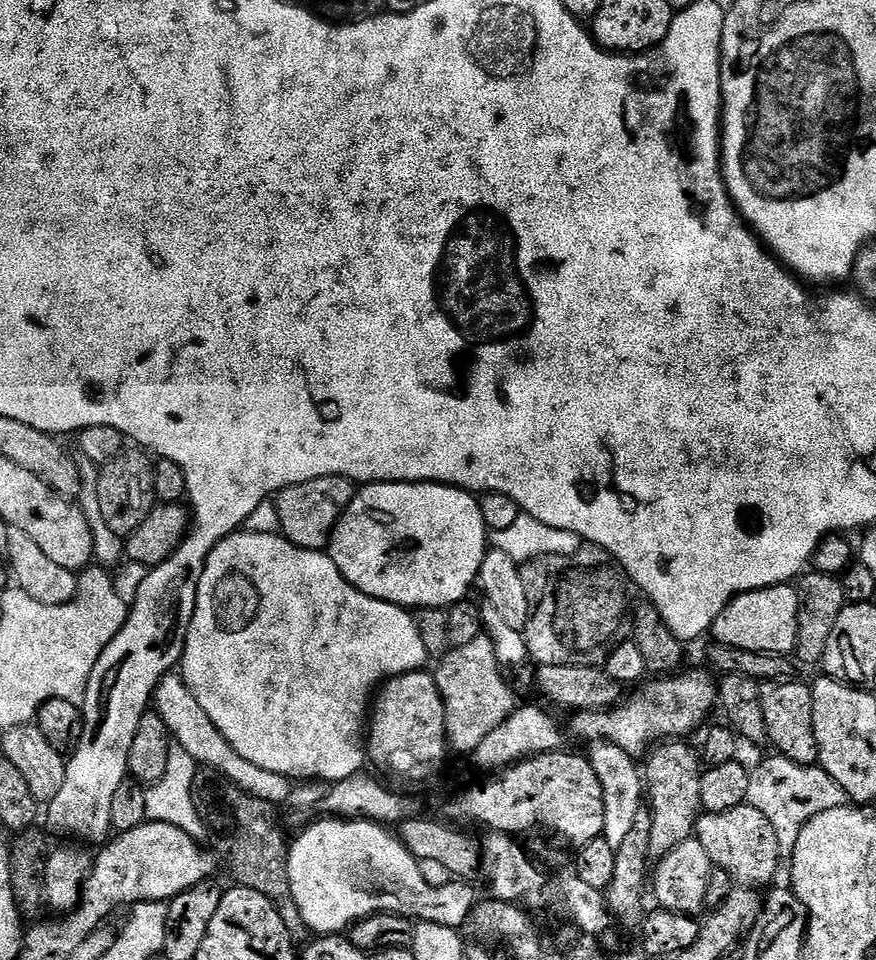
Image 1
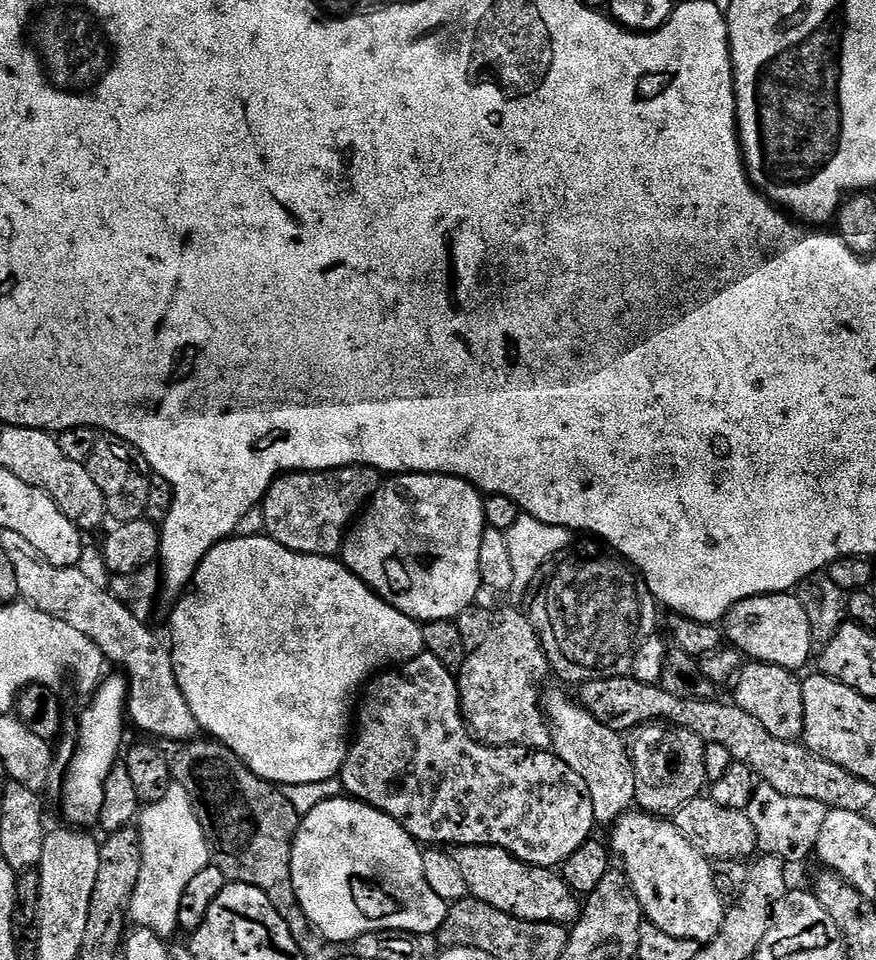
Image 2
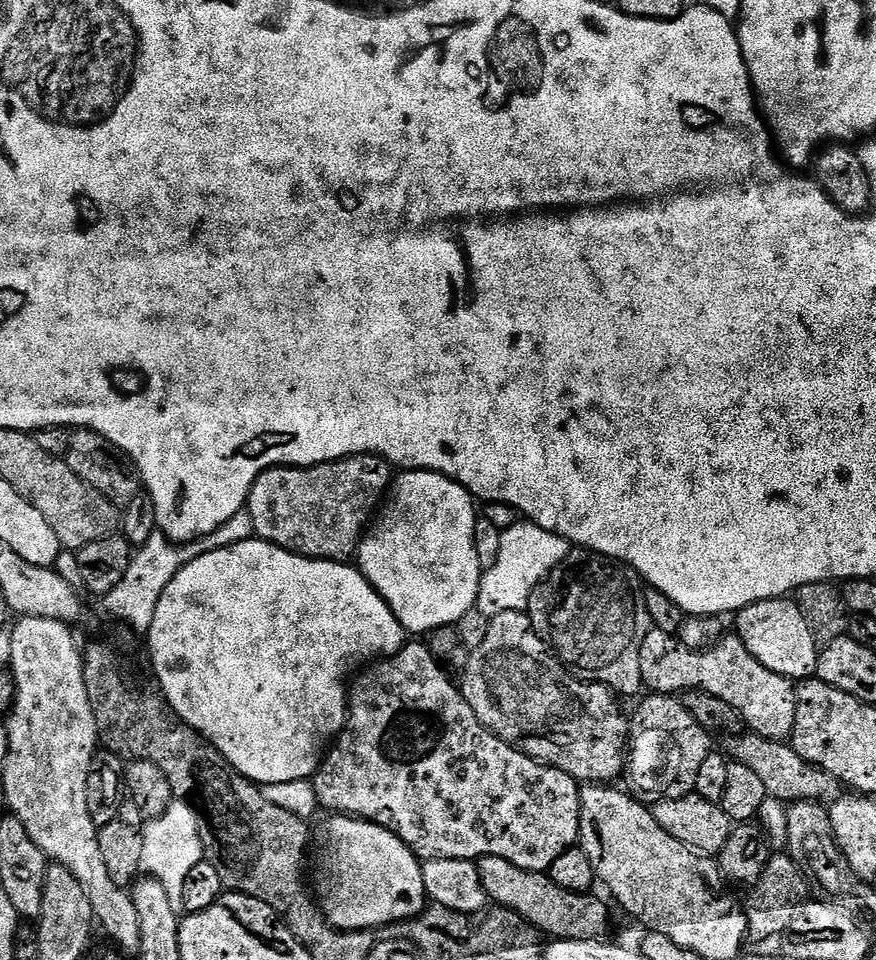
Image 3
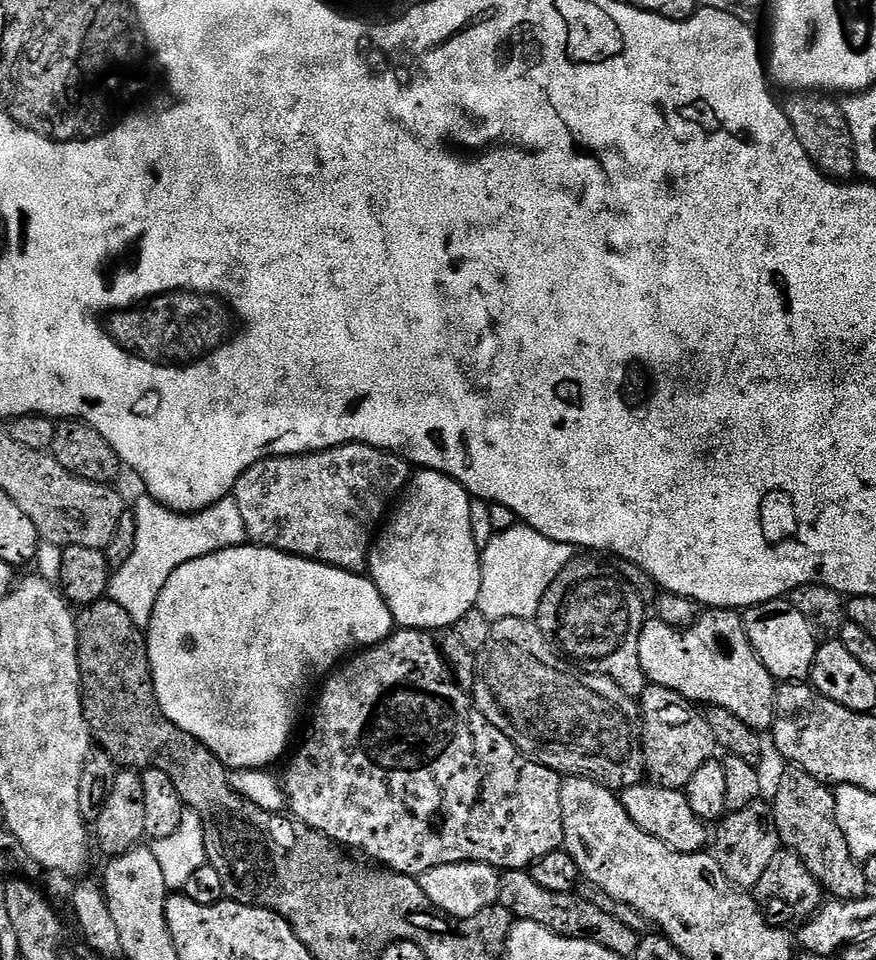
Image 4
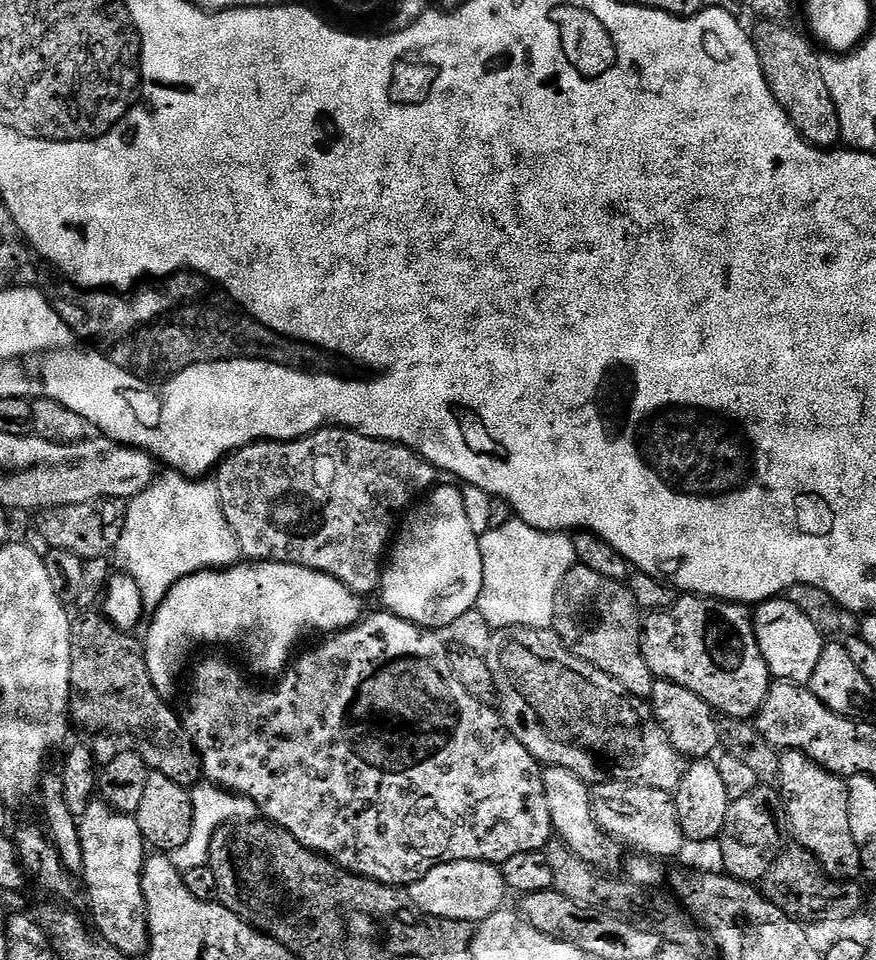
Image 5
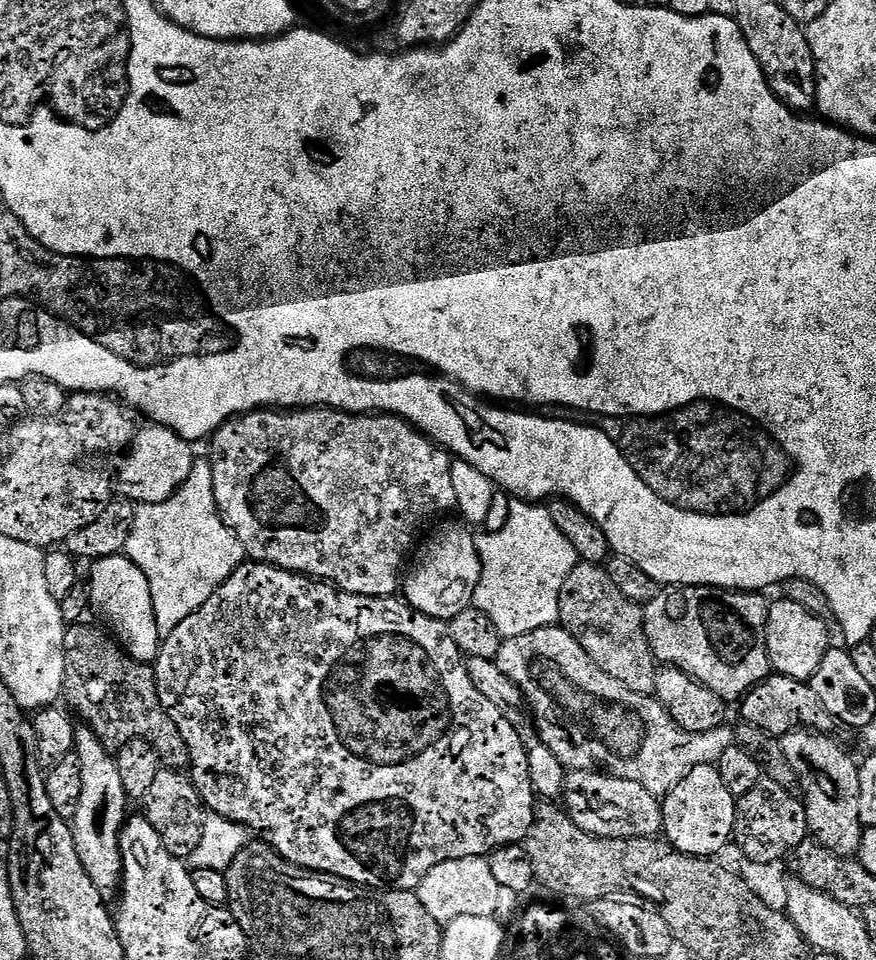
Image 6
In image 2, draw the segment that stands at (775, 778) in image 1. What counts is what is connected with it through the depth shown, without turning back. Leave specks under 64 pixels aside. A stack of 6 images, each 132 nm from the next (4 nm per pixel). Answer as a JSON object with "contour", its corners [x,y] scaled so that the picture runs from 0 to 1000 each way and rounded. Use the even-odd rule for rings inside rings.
{"contour":[[[868,819],[852,845],[865,869],[866,886],[887,892],[896,901],[905,902],[930,889],[932,878],[938,869],[938,860],[943,860],[947,843],[938,835],[929,835],[929,831],[902,831],[902,827]]]}

